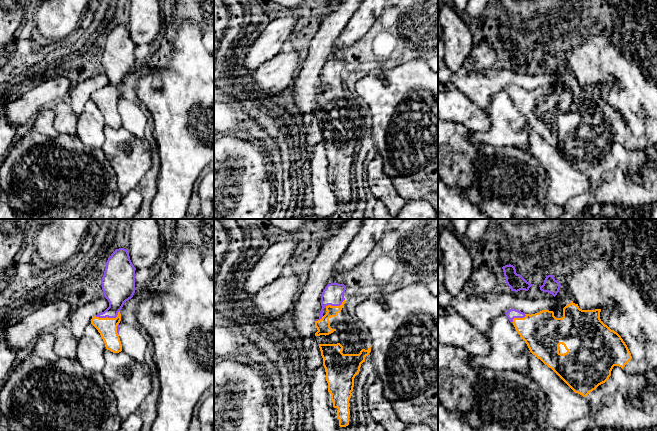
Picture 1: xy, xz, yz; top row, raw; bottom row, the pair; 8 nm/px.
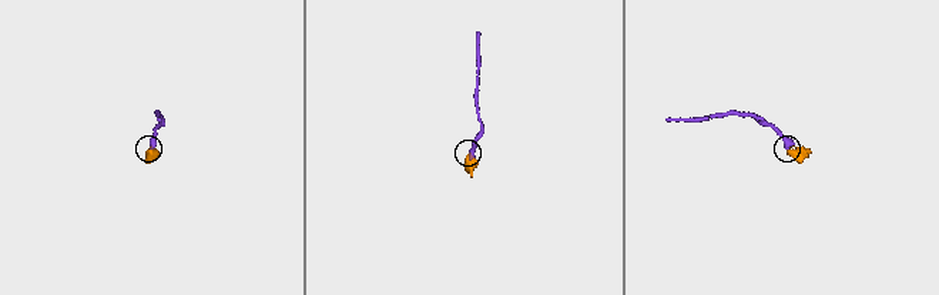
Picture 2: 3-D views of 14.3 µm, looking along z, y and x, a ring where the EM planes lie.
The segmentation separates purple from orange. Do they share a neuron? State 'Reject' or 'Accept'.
Accept

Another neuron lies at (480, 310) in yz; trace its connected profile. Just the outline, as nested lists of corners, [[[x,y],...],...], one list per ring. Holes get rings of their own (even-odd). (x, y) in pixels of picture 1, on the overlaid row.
[[[462,291],[454,296],[449,307],[479,332],[485,333],[490,324],[510,309],[519,310],[525,314],[535,314],[538,311],[550,310],[556,307],[554,298],[525,298],[512,293],[467,294]]]

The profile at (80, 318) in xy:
[[[102,297],[72,310],[67,323],[73,335],[80,339],[86,327],[91,323],[91,319],[97,314],[104,312],[108,307],[108,300]]]

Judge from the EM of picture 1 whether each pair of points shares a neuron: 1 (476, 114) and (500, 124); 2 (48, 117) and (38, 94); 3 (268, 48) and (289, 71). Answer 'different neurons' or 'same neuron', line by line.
1: different neurons
2: different neurons
3: different neurons

